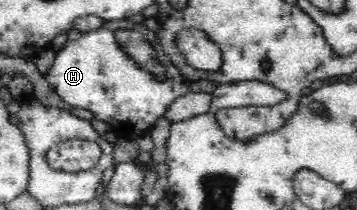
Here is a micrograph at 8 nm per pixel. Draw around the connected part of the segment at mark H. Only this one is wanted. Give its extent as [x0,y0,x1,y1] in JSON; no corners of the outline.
[45,20,191,138]

